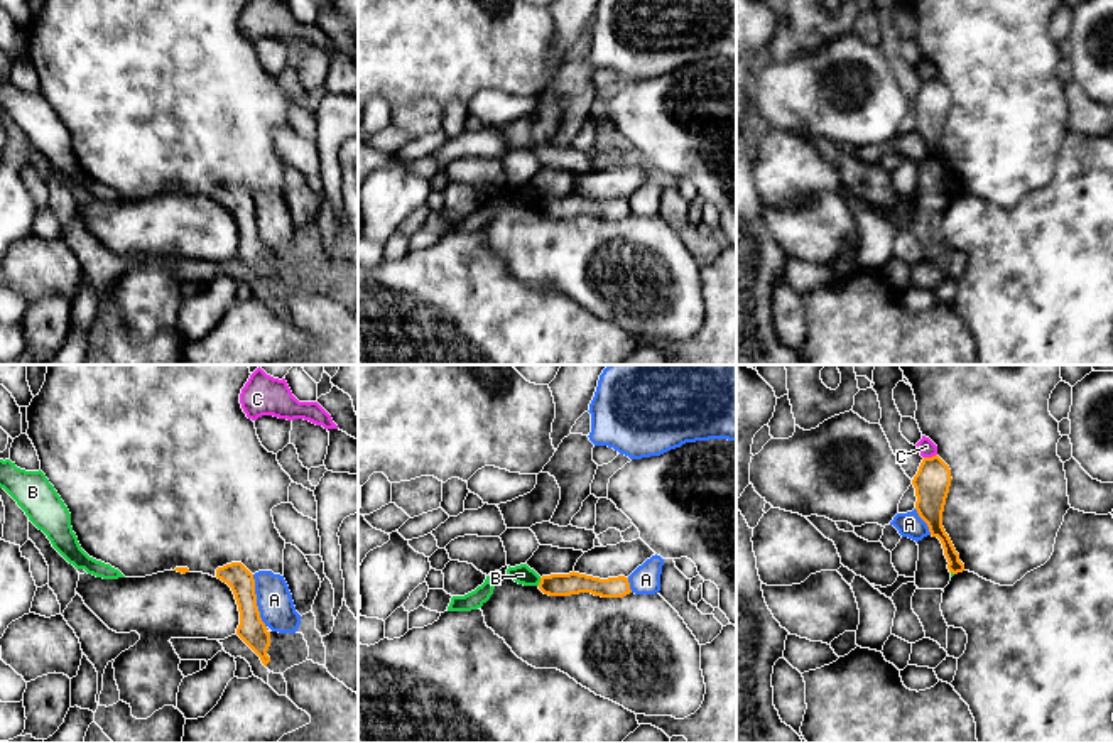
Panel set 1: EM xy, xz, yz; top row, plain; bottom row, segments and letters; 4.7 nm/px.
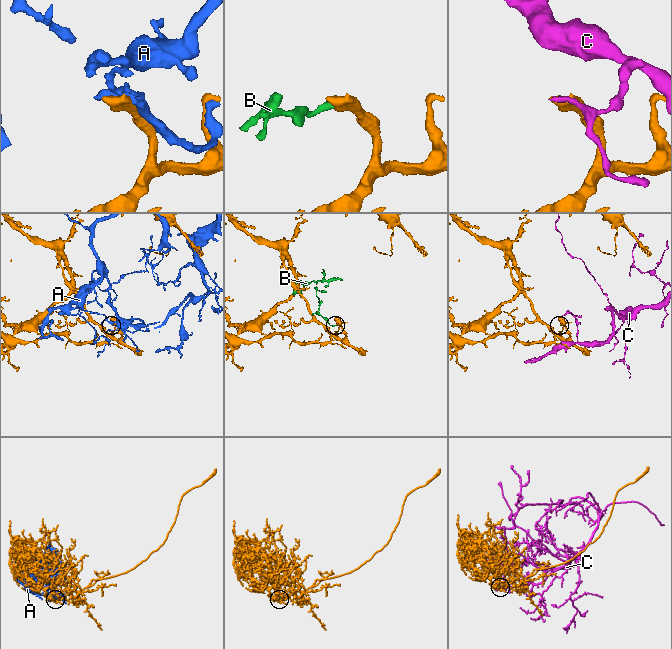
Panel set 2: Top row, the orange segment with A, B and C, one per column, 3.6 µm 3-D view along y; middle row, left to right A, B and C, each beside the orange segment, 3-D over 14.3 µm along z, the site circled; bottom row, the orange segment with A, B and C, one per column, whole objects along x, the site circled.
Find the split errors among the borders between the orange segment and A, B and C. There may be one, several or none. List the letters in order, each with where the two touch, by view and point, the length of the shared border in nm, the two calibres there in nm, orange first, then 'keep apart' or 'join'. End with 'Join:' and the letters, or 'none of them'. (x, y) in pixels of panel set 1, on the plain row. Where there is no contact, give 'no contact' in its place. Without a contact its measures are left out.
A: xy (255, 223) | 260 nm | 140/170 nm | keep apart
B: xz (541, 203) | 40 nm | 110/90 nm | keep apart
C: yz (929, 80) | 70 nm | 170/80 nm | keep apart
Join: none of them

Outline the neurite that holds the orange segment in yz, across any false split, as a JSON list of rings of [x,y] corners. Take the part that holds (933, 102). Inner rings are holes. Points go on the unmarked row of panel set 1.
[[[936,76],[922,81],[912,106],[919,138],[927,145],[931,157],[941,162],[949,194],[958,196],[964,193],[964,186],[959,182],[959,176],[942,149],[942,133],[951,101],[949,88]]]

